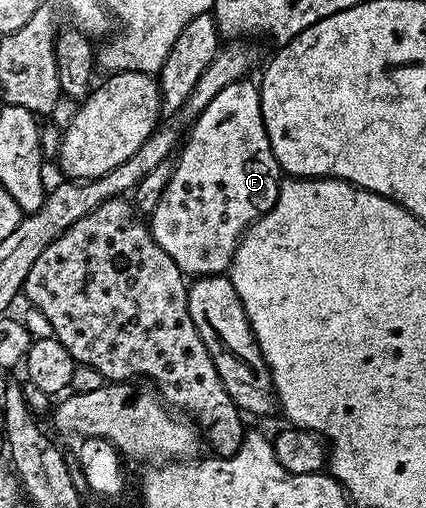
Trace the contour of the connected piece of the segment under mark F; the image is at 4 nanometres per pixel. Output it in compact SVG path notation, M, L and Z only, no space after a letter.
M245 79L222 87L192 122L179 153L175 158L174 175L170 175L170 183L166 191L162 191L162 199L158 199L158 207L150 214L152 234L158 247L162 247L189 278L227 274L244 232L274 207L282 180L282 170L270 147L262 119L259 84Z

